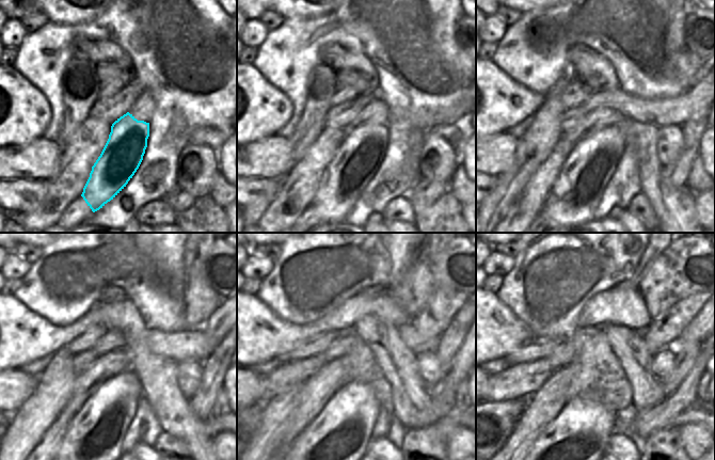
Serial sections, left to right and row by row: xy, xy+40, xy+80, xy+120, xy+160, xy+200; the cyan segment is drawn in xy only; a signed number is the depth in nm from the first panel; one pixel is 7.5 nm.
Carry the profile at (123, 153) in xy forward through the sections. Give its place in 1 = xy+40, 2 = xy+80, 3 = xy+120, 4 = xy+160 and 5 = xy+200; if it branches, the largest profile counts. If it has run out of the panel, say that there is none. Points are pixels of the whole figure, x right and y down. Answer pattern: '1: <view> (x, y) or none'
1: xy+40 (360, 155)
2: xy+80 (575, 194)
3: xy+120 (95, 435)
4: xy+160 (338, 437)
5: xy+200 (577, 437)

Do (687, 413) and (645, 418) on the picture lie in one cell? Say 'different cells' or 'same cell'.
same cell

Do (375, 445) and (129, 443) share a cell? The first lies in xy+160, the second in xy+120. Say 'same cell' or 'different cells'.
different cells

